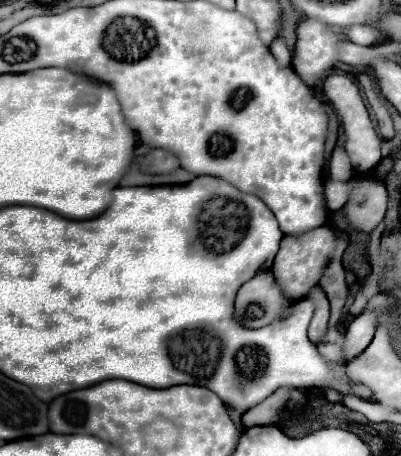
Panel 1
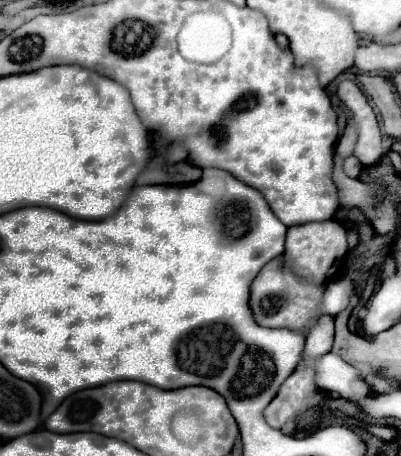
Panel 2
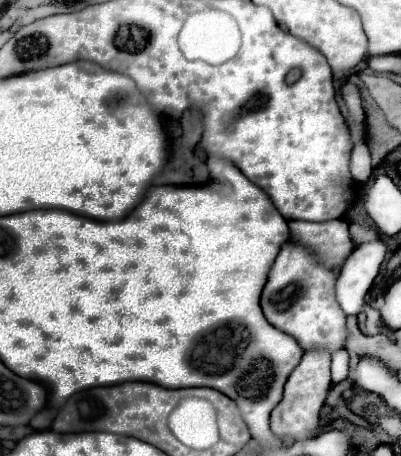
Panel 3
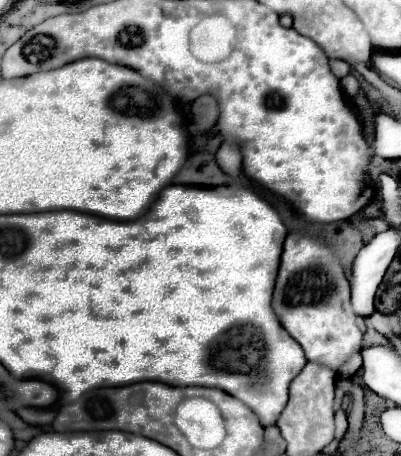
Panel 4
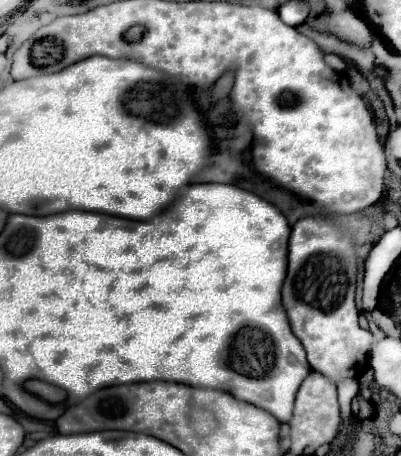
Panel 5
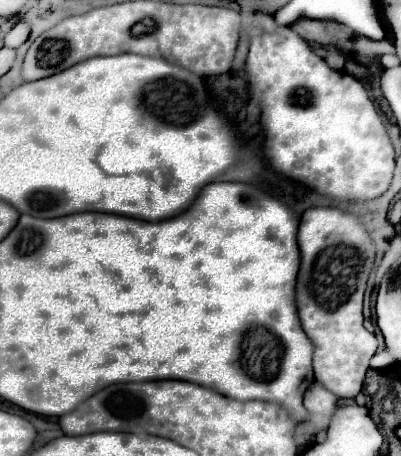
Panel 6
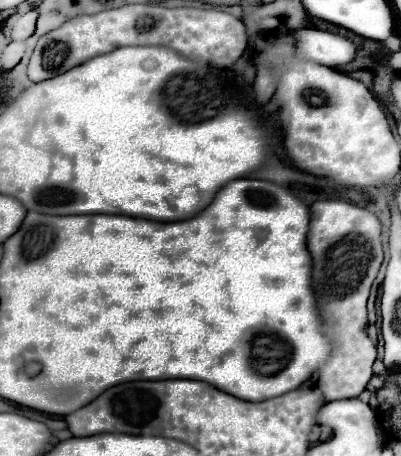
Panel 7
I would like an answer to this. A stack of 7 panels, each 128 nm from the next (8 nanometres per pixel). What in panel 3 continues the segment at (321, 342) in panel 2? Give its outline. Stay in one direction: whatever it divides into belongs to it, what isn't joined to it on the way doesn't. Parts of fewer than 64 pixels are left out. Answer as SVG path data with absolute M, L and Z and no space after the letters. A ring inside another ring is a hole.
M312 348L306 350L302 356L302 362L292 370L286 386L284 396L278 402L278 406L270 414L270 428L276 436L284 438L290 436L292 440L308 440L312 438L320 424L318 424L318 412L324 404L326 392L330 390L330 352L326 348Z

